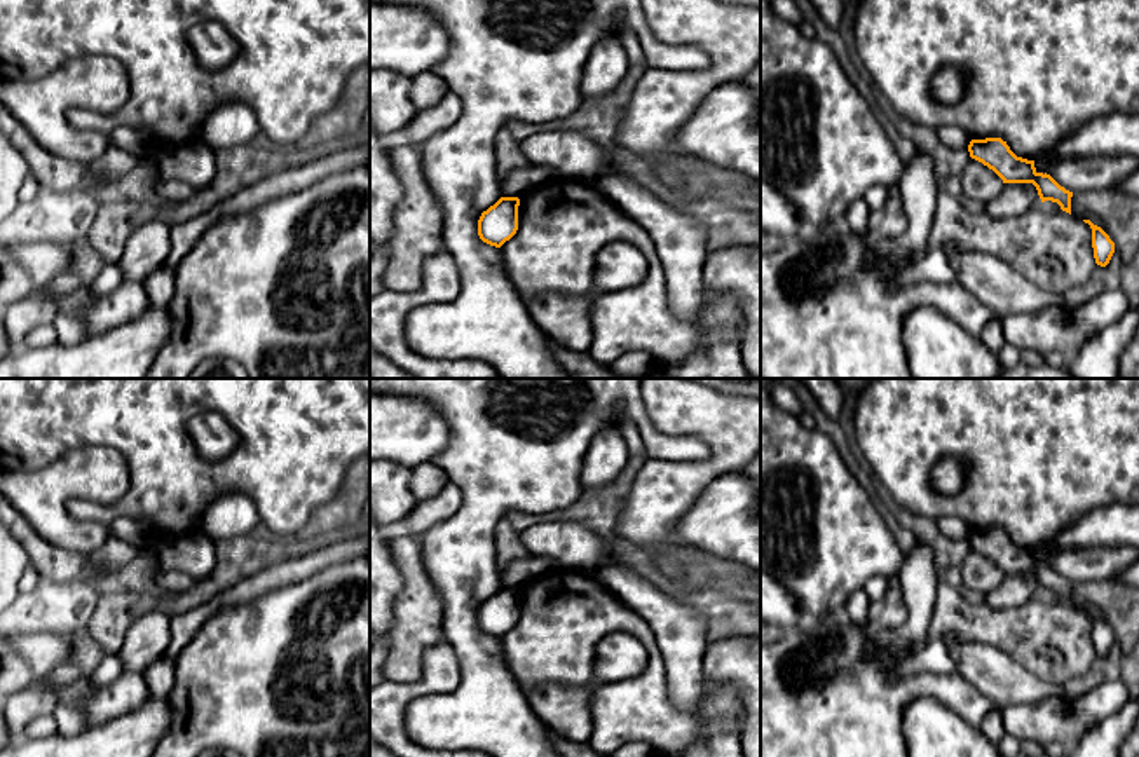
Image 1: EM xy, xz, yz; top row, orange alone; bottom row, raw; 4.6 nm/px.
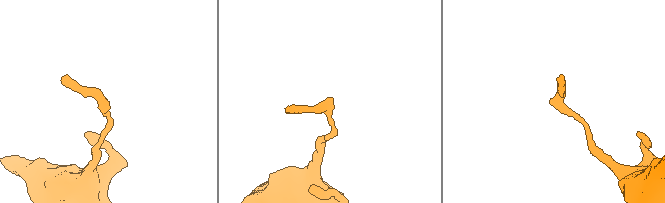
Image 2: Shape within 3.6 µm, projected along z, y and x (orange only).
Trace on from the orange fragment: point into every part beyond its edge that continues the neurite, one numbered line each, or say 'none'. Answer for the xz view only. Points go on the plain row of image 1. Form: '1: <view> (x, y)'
none

